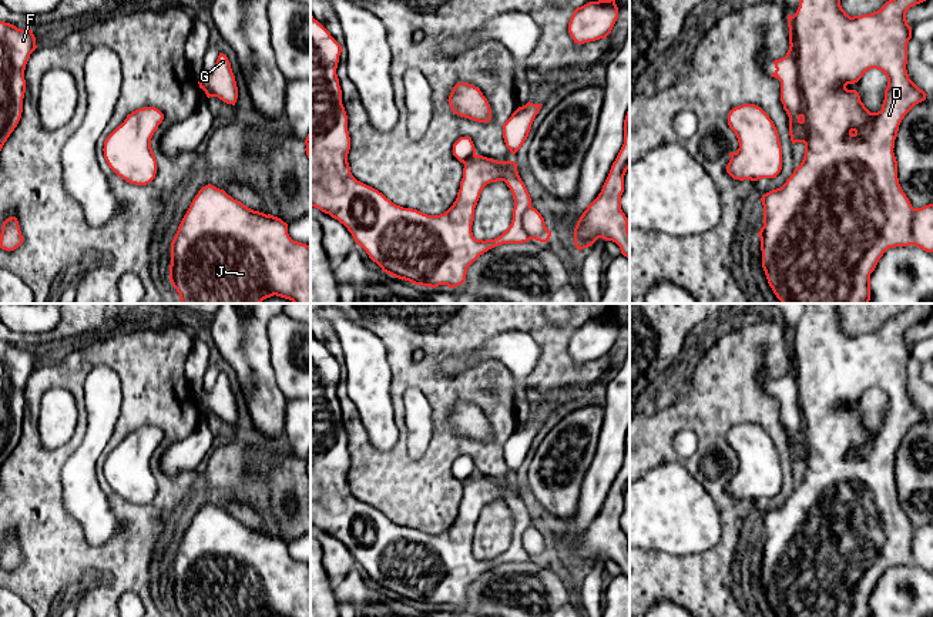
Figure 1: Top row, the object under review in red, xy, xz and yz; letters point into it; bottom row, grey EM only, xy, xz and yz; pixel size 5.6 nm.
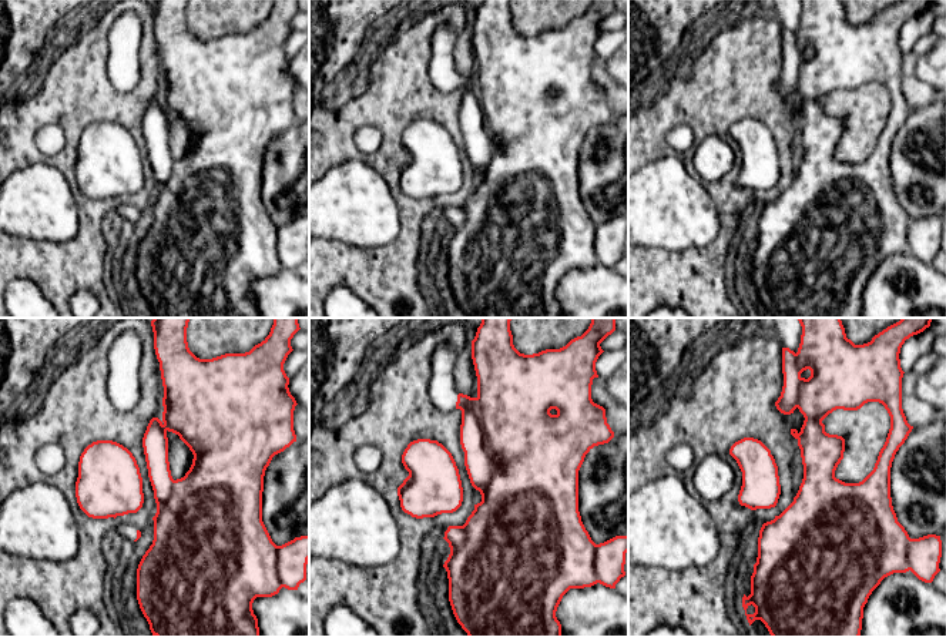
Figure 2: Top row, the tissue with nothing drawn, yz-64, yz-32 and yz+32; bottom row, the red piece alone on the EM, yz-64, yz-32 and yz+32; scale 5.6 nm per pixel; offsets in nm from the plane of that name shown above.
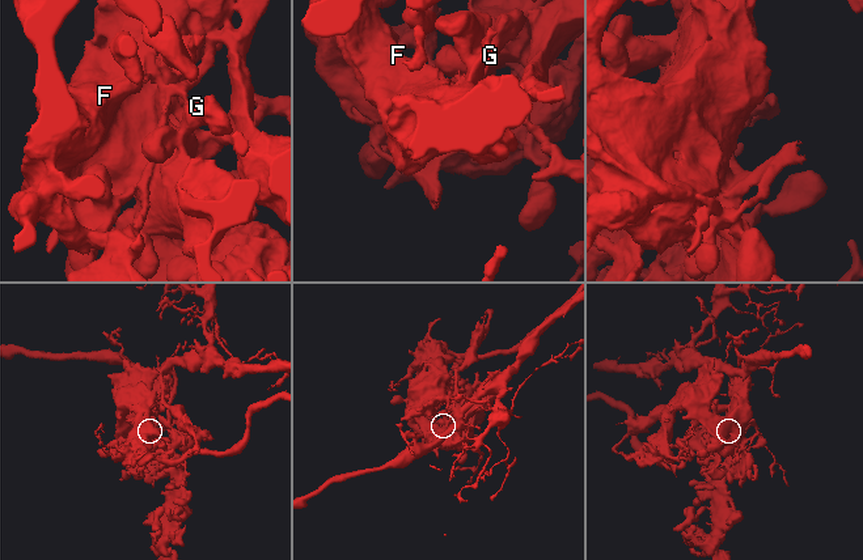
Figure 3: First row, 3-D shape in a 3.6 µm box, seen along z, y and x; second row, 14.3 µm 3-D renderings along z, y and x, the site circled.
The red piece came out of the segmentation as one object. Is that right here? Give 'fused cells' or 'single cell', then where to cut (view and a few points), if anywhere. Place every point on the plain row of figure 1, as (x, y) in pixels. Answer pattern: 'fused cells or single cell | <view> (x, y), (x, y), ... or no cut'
fused cells | yz (791, 335), (798, 362), (801, 433), (808, 453), (805, 465)

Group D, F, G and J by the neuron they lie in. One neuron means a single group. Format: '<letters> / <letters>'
D F J / G

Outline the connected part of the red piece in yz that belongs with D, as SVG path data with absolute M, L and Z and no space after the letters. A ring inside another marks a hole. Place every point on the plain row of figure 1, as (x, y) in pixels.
M802 304L803 313L796 332L792 335L795 341L795 353L799 362L799 389L798 400L802 410L802 435L808 446L808 462L805 475L799 486L786 502L776 509L762 514L763 546L758 551L761 557L762 587L765 590L769 606L776 617L870 617L870 593L875 590L879 579L889 567L913 564L912 537L913 526L903 512L897 497L897 480L893 472L895 459L899 445L905 435L919 422L926 419L926 412L920 409L910 398L906 389L907 362L912 358L912 346L907 343L906 332L910 326L920 323L933 315L933 304L909 304L909 306L897 316L886 321L880 329L870 333L850 336L840 325L836 304ZM867 389L880 389L887 398L885 419L882 429L870 432L860 420L856 409L848 409L848 403L858 402Z

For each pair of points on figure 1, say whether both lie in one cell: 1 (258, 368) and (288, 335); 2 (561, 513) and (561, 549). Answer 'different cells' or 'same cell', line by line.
1: different cells
2: different cells

